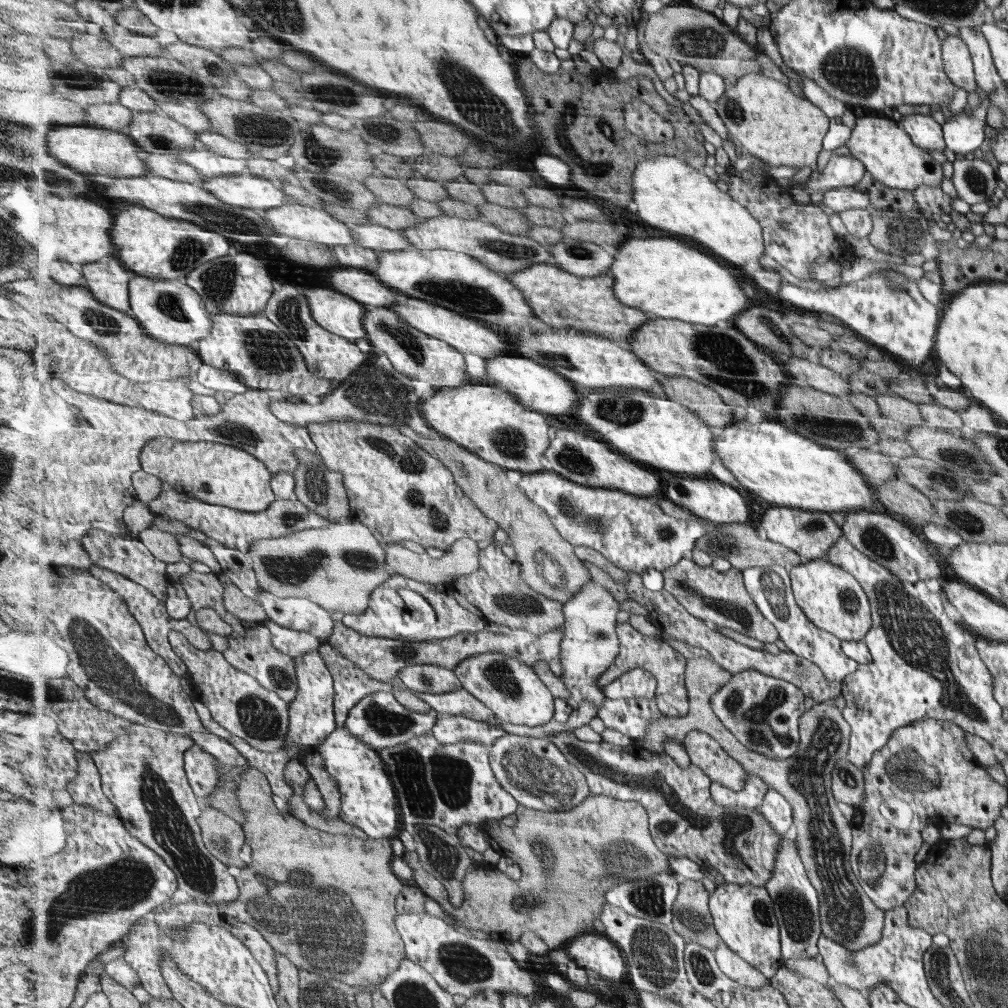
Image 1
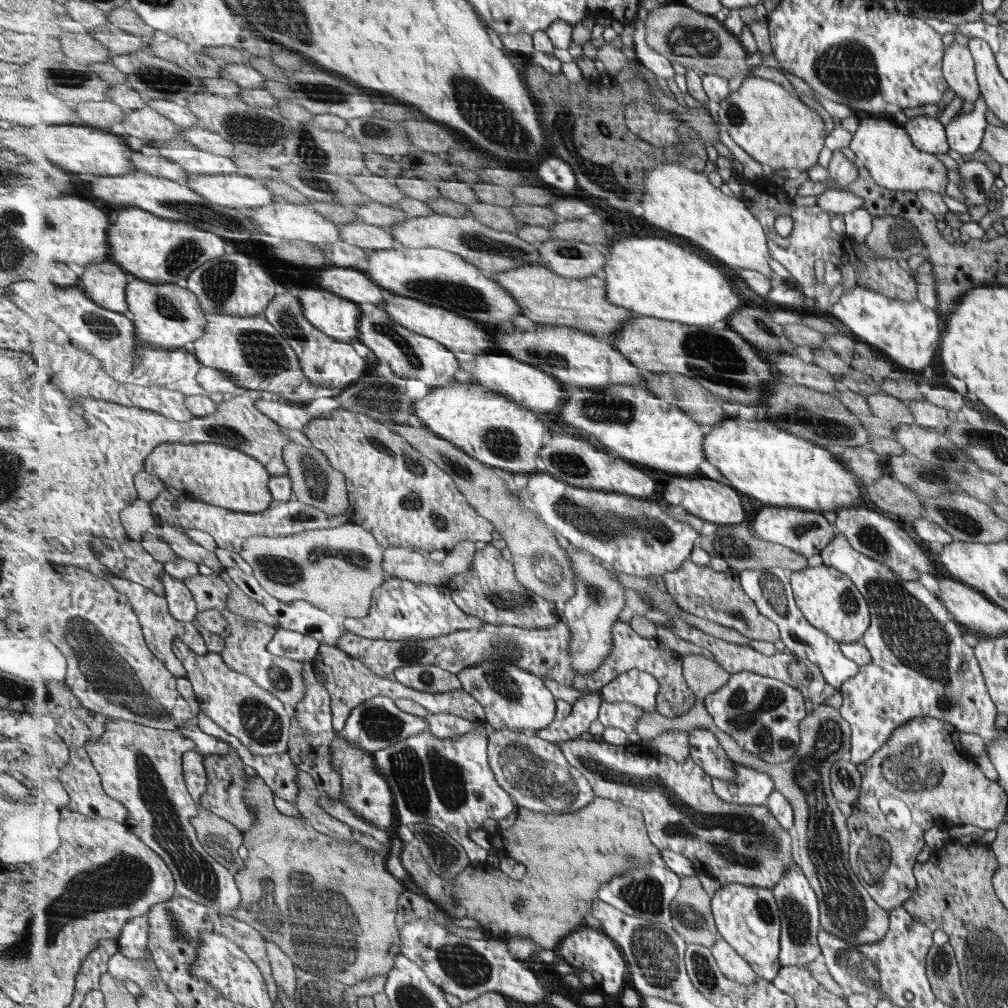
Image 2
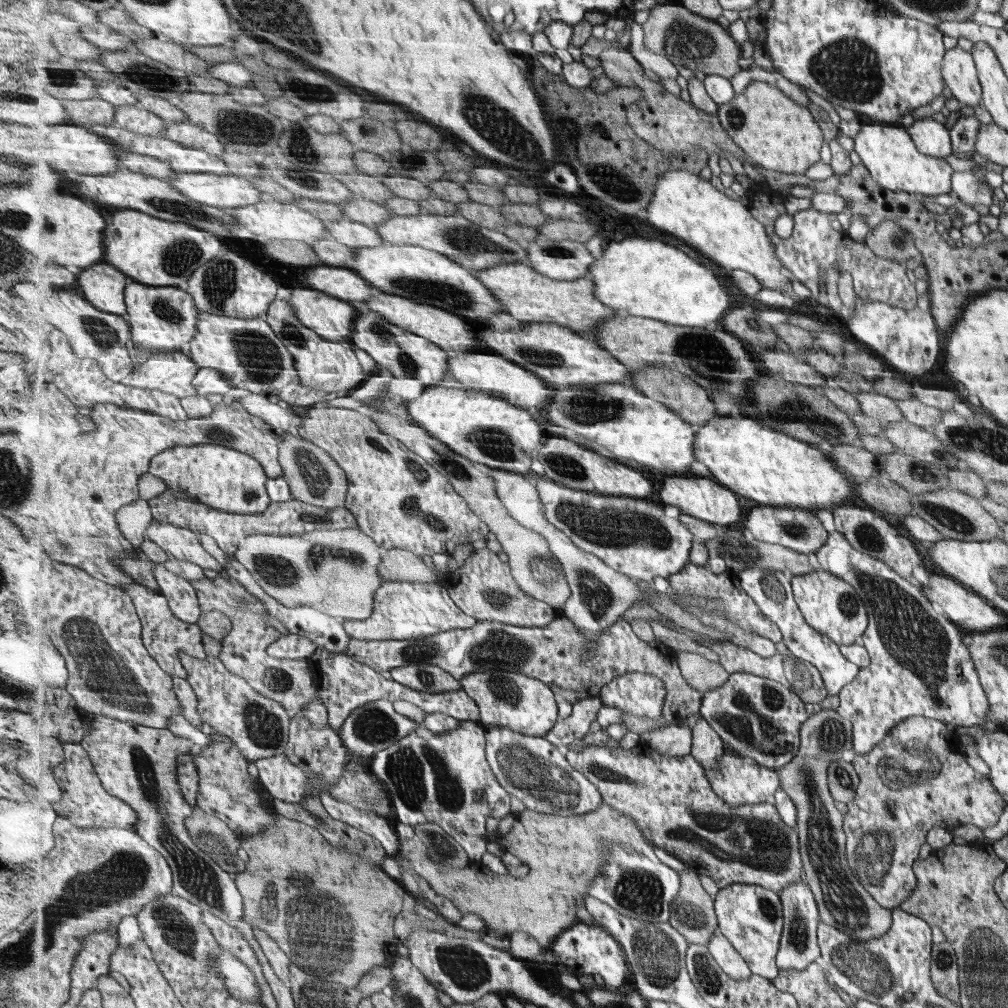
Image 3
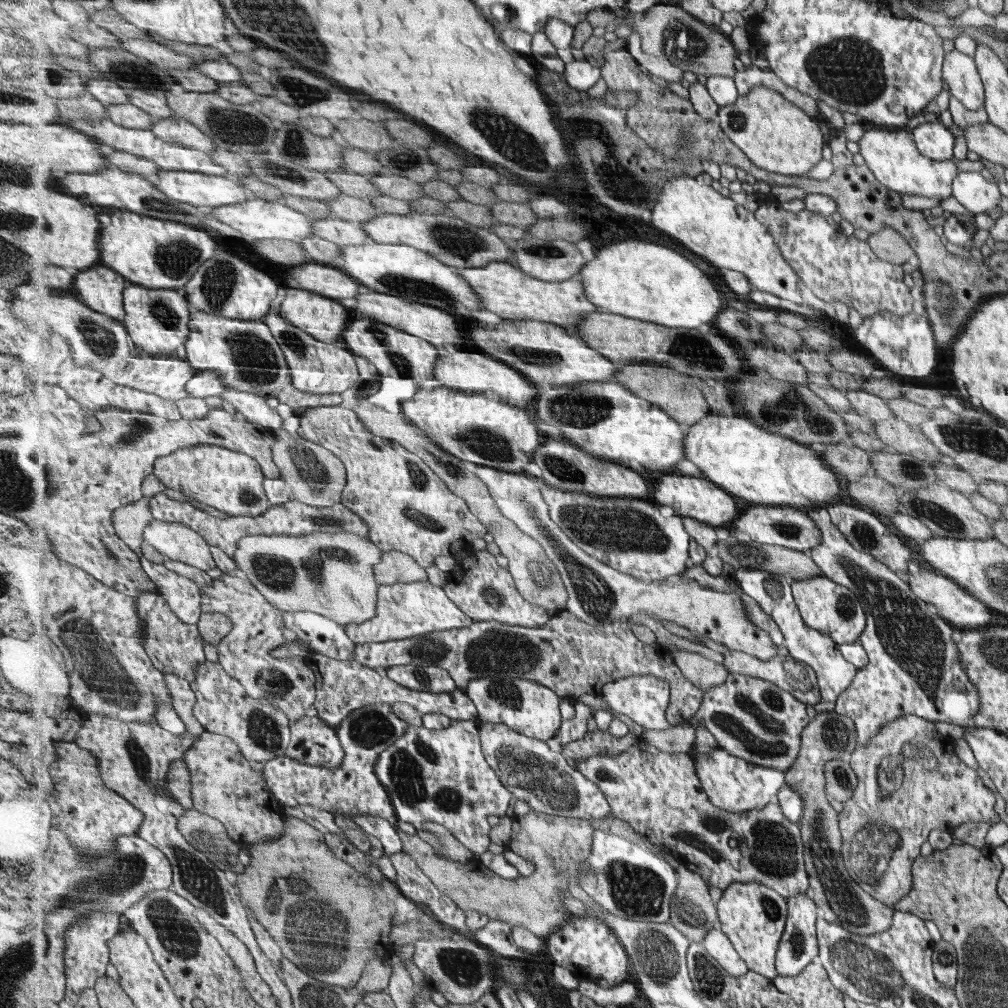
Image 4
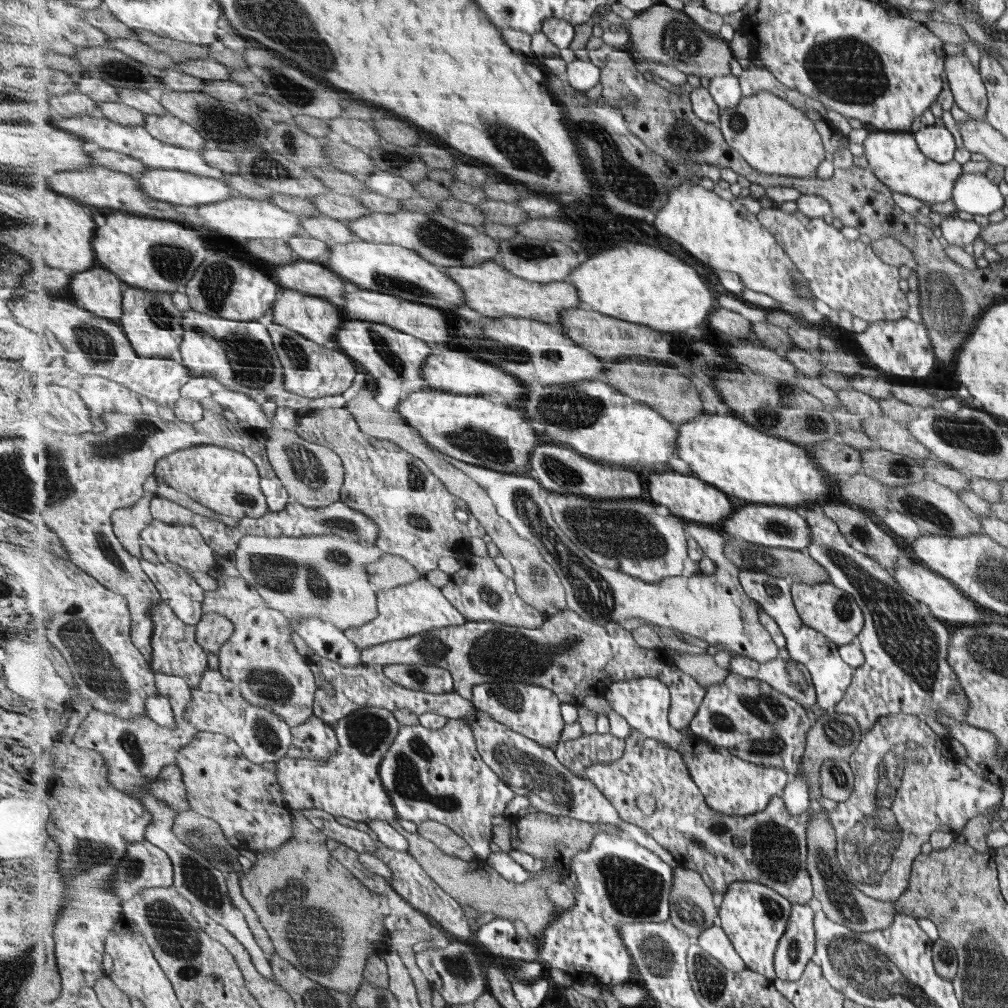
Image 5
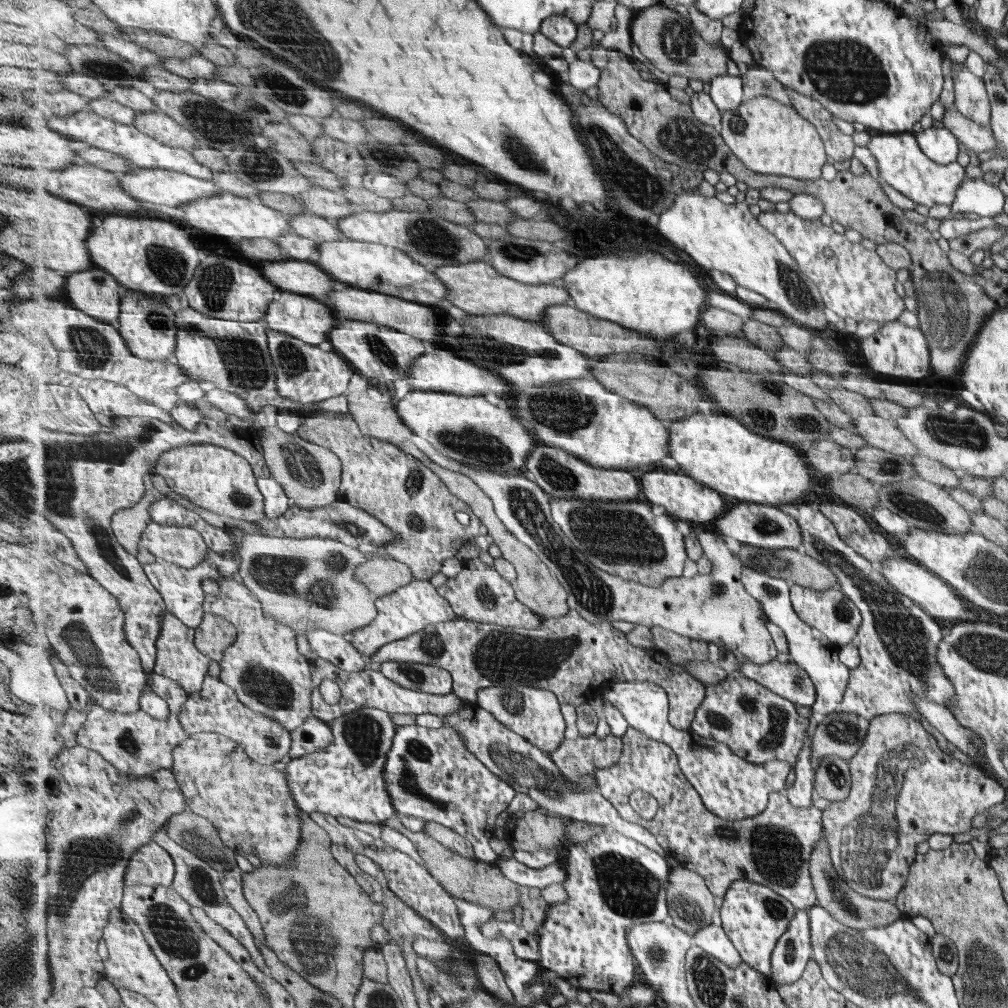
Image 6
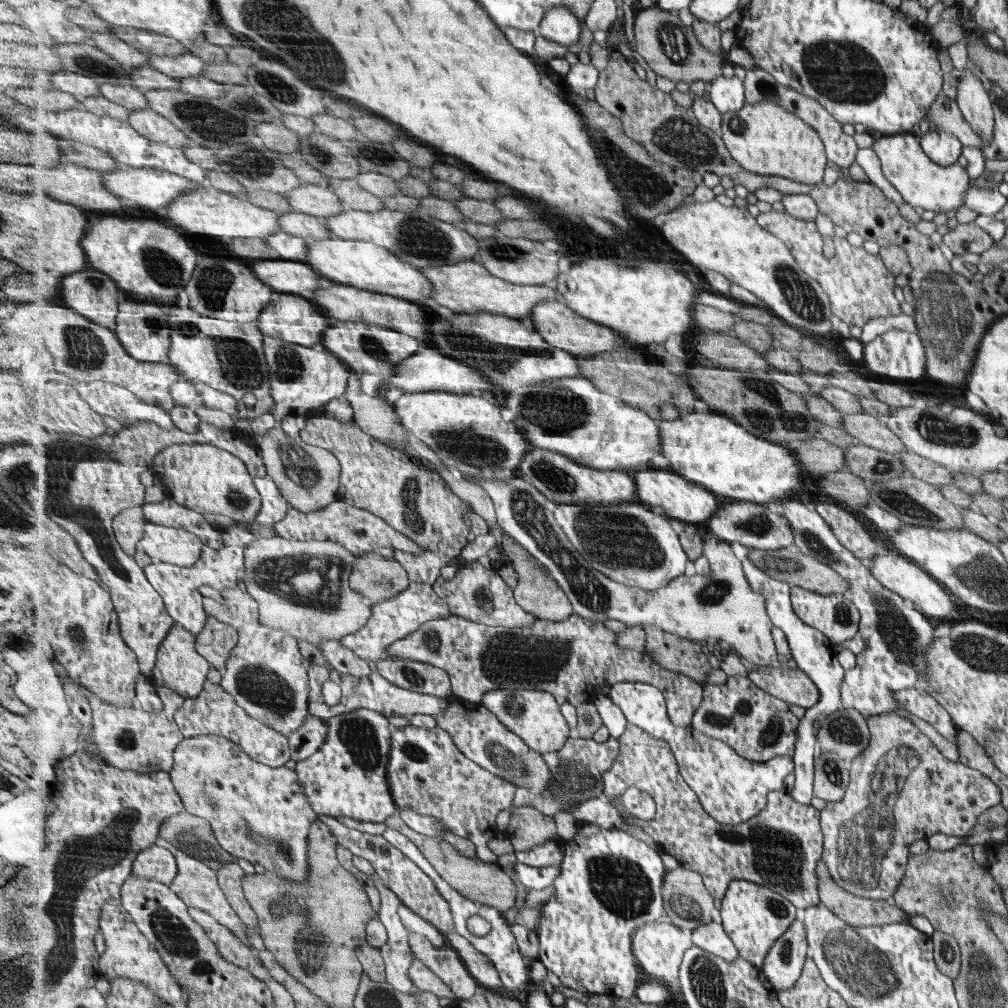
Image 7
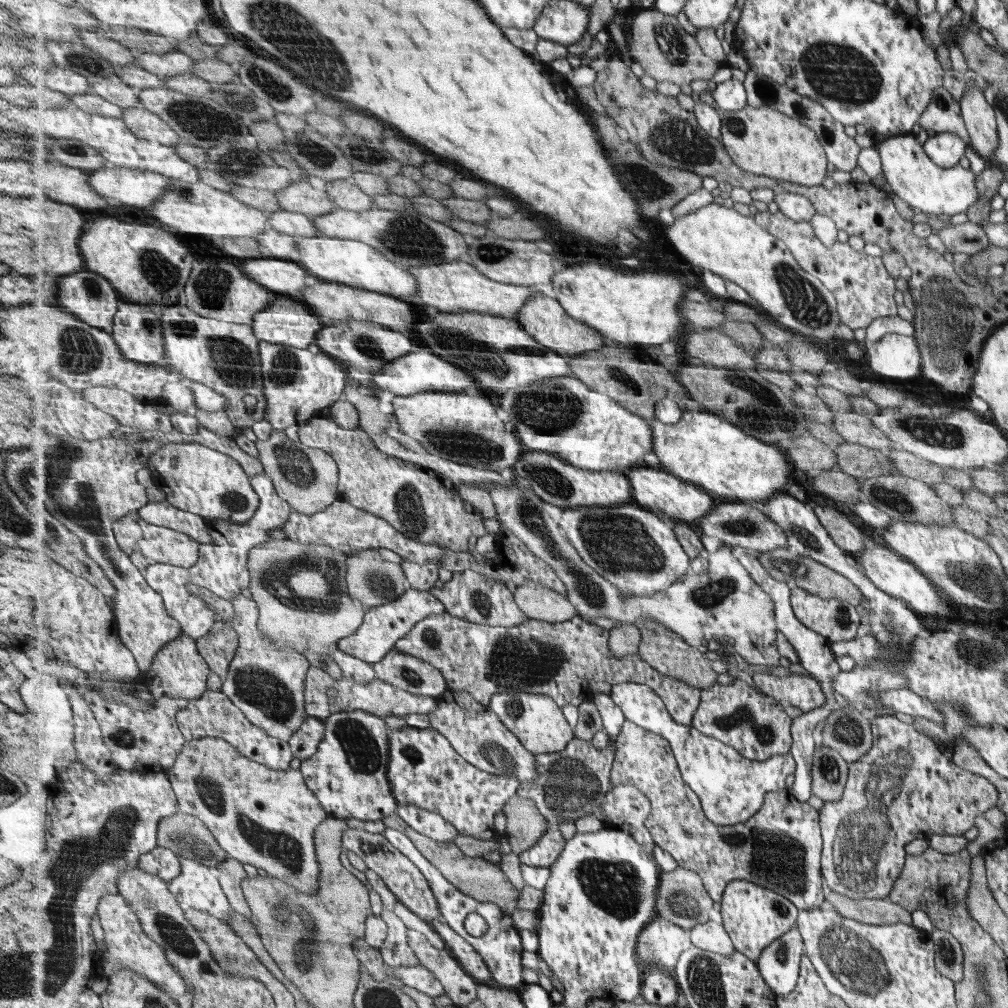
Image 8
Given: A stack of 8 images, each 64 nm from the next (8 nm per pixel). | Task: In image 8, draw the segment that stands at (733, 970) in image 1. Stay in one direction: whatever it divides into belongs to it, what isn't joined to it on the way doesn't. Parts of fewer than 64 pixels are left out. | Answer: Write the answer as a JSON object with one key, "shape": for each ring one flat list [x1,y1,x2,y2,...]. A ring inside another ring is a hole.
{"shape":[[709,921,707,924,695,926,689,932,695,947,727,957,735,953,736,948,724,928,724,923]]}

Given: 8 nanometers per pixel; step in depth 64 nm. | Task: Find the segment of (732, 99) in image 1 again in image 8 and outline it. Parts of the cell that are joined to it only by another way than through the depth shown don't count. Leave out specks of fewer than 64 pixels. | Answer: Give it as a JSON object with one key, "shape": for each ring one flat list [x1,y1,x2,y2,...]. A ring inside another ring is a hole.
{"shape":[[771,104,738,112,723,112,722,141,730,157,747,172,814,187,825,184,829,170,826,147,810,127]]}

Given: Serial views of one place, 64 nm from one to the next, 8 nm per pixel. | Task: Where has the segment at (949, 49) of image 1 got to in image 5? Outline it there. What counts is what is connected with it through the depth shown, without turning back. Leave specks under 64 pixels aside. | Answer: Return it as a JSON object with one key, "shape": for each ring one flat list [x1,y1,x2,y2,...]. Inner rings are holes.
{"shape":[[965,55,947,56,945,69,955,105,970,118,983,121,987,112,987,99,979,73]]}

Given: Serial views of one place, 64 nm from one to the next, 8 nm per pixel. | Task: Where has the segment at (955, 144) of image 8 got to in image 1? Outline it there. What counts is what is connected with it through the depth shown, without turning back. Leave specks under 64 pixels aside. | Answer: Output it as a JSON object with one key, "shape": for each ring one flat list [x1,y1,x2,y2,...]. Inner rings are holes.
{"shape":[[909,114,902,116,897,124,906,131,915,146,938,151,945,148,941,127,929,115]]}

